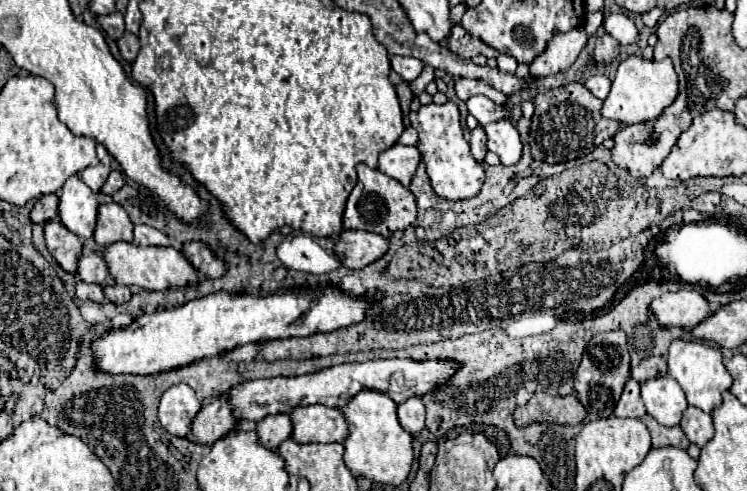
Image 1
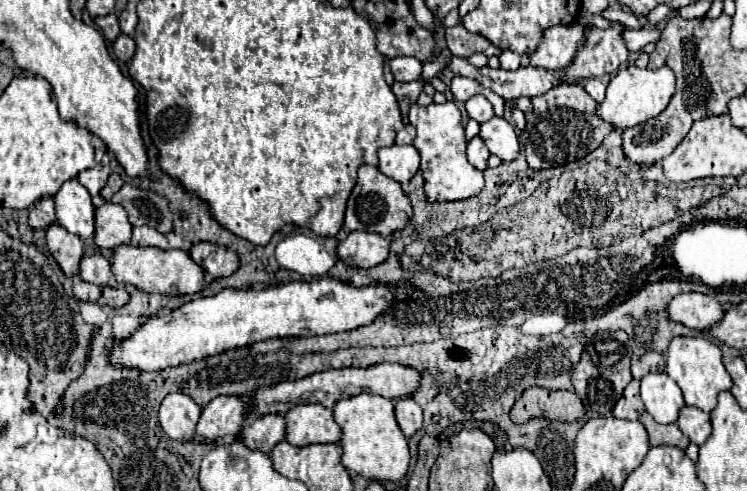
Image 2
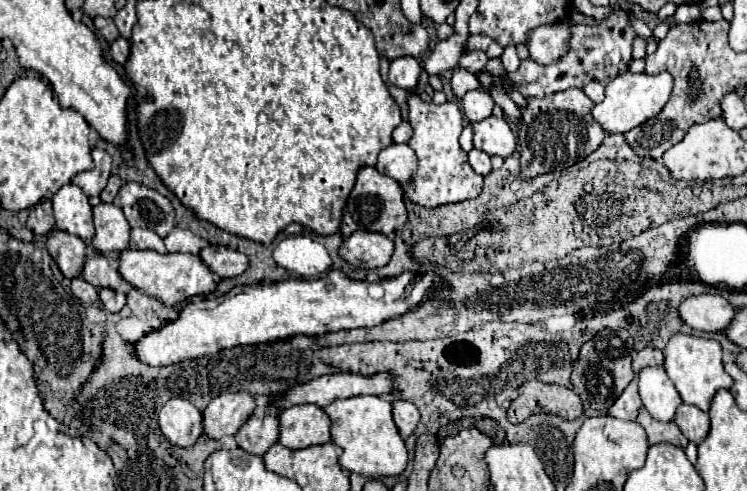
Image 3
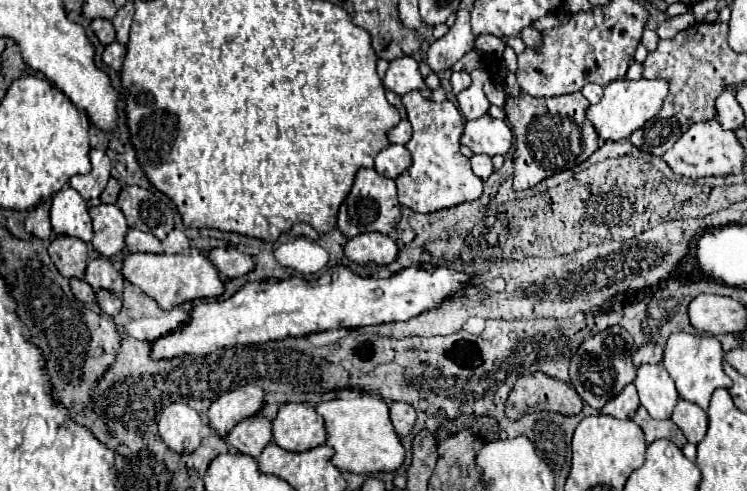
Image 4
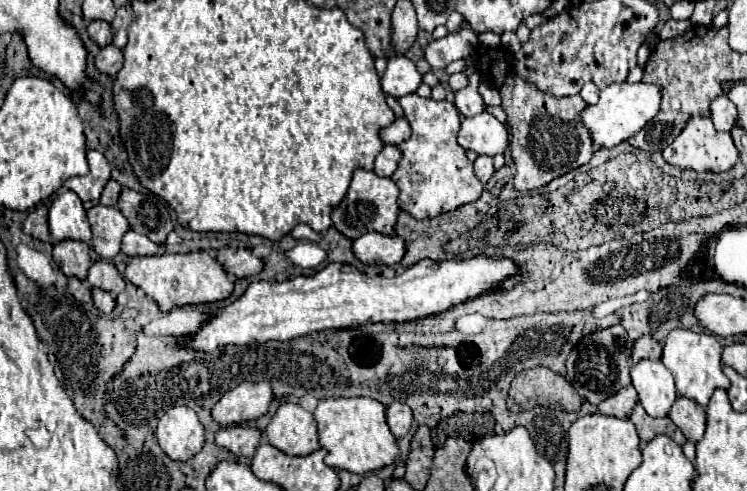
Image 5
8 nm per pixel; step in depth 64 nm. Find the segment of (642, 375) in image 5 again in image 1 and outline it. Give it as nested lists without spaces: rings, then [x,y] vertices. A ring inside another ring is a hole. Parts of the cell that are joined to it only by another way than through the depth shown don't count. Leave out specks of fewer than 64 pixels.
[[[660,376],[642,384],[642,400],[648,414],[662,426],[678,426],[688,408],[684,390],[670,376]]]

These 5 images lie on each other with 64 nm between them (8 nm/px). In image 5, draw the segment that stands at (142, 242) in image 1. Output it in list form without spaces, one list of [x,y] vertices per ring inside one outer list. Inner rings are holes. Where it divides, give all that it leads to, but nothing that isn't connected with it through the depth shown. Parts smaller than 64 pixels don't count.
[[[128,230],[122,238],[122,252],[128,256],[154,256],[160,252],[160,244],[148,240],[148,236]]]

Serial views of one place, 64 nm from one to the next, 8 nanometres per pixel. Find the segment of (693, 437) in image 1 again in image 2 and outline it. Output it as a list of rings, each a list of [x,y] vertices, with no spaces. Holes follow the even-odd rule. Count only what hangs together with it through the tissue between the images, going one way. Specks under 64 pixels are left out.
[[[684,406],[680,410],[678,418],[678,428],[690,438],[694,444],[704,444],[708,436],[712,434],[712,424],[710,424],[710,414],[702,412],[700,408],[694,406]]]

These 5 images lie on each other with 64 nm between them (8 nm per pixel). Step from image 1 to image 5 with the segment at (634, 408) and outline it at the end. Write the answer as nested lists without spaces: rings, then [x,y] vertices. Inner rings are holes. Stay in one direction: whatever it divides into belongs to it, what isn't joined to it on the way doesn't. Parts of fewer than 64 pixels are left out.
[[[634,386],[622,388],[618,394],[610,396],[598,406],[598,412],[604,416],[614,416],[614,418],[628,418],[632,414],[632,408],[638,404],[638,394]]]

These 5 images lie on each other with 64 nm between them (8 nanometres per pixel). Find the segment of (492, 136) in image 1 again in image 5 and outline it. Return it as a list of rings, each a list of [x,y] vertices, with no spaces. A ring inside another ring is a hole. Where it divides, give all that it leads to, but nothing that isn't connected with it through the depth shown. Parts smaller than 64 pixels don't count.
[[[484,110],[478,116],[462,120],[458,144],[464,150],[474,150],[476,154],[504,154],[504,150],[508,148],[508,128]]]

